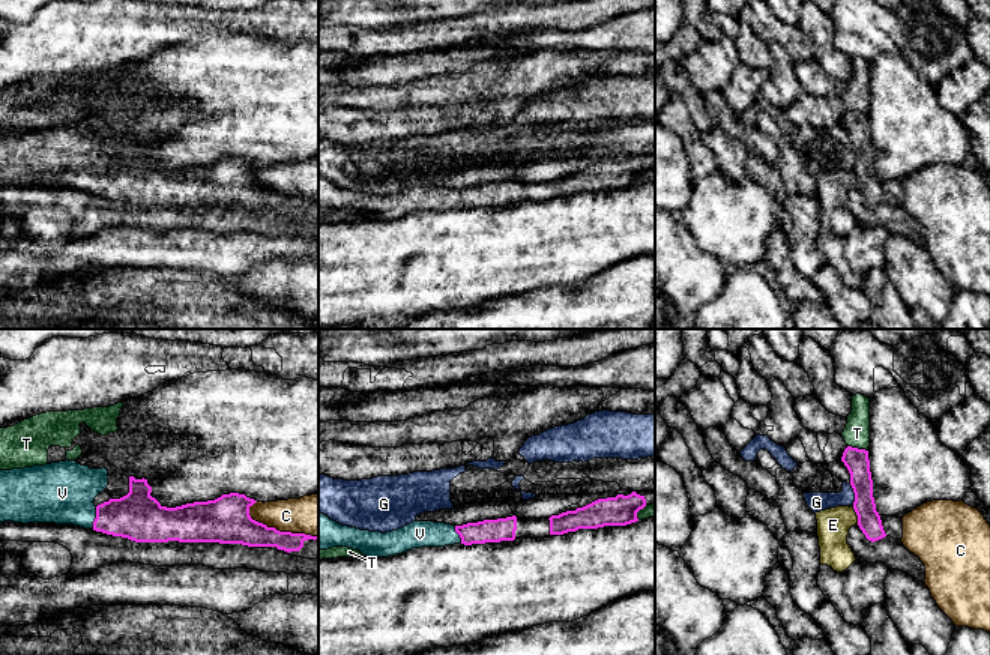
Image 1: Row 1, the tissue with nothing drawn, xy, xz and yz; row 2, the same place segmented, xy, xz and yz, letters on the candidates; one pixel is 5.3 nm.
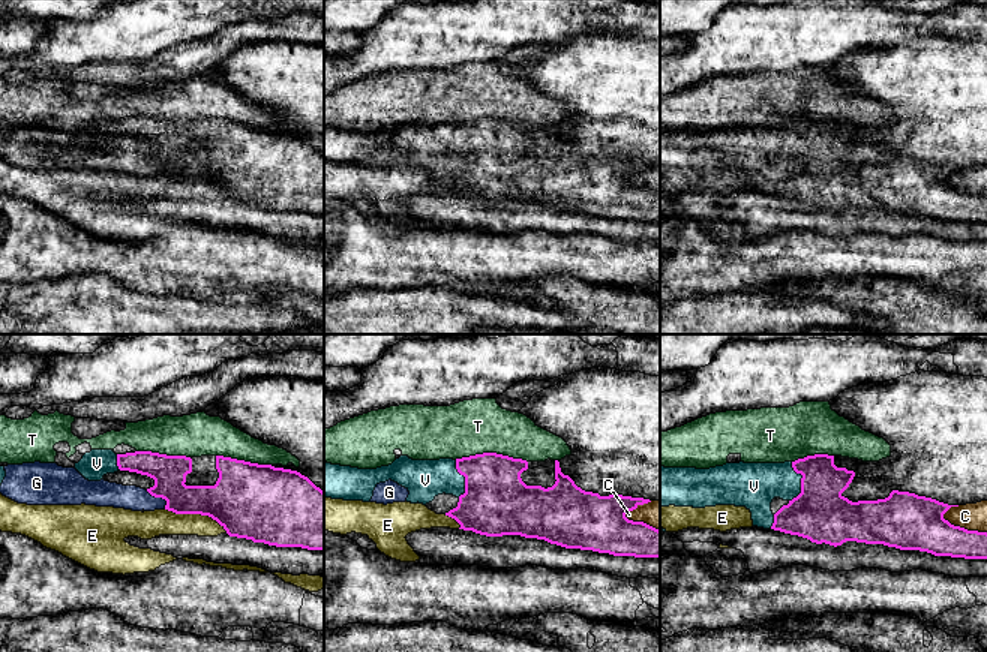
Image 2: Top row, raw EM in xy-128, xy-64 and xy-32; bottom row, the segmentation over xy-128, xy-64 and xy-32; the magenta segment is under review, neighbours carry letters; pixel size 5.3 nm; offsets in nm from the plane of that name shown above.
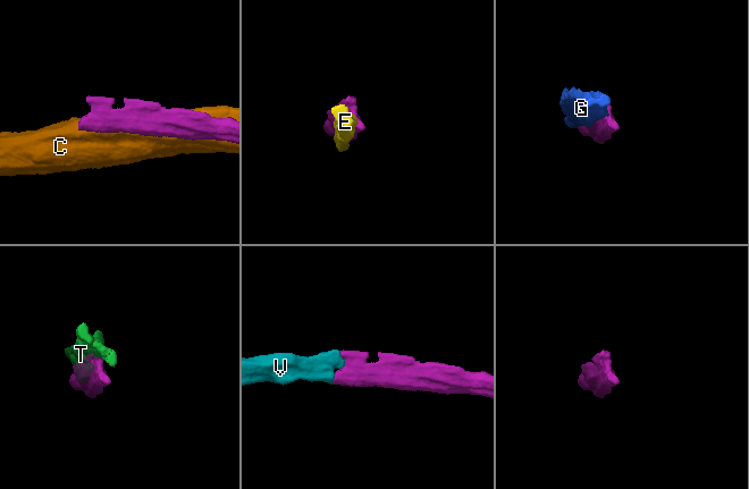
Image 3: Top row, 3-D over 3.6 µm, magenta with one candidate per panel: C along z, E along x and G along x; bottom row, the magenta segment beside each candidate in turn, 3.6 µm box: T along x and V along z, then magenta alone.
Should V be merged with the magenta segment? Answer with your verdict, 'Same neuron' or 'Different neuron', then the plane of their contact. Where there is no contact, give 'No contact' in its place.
Same neuron. Touches magenta in xy

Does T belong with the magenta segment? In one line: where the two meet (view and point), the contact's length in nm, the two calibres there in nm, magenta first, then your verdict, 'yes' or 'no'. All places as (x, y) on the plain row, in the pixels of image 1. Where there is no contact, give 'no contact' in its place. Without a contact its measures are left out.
contact yz (857, 111); length 120 nm; calibres 130 and 140 nm; no

